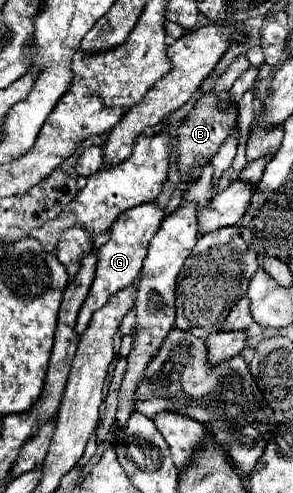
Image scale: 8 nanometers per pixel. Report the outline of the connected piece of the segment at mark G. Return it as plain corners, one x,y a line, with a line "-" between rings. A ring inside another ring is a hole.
142,203
142,205
136,205
134,209
128,209
124,211
110,227
110,241
106,245
102,245
98,249
98,267
96,267
96,277
92,281
92,287
90,287
90,293
78,313
78,323
74,327
74,331
78,335
82,335
82,331
86,331
92,315
102,309
110,297
122,289
126,289
128,285
132,285
138,275
140,275
140,269
142,269
142,261
146,257
146,249
148,249
148,243
150,239
154,237
154,233
158,231
160,223
164,219
164,211
156,205
156,203

